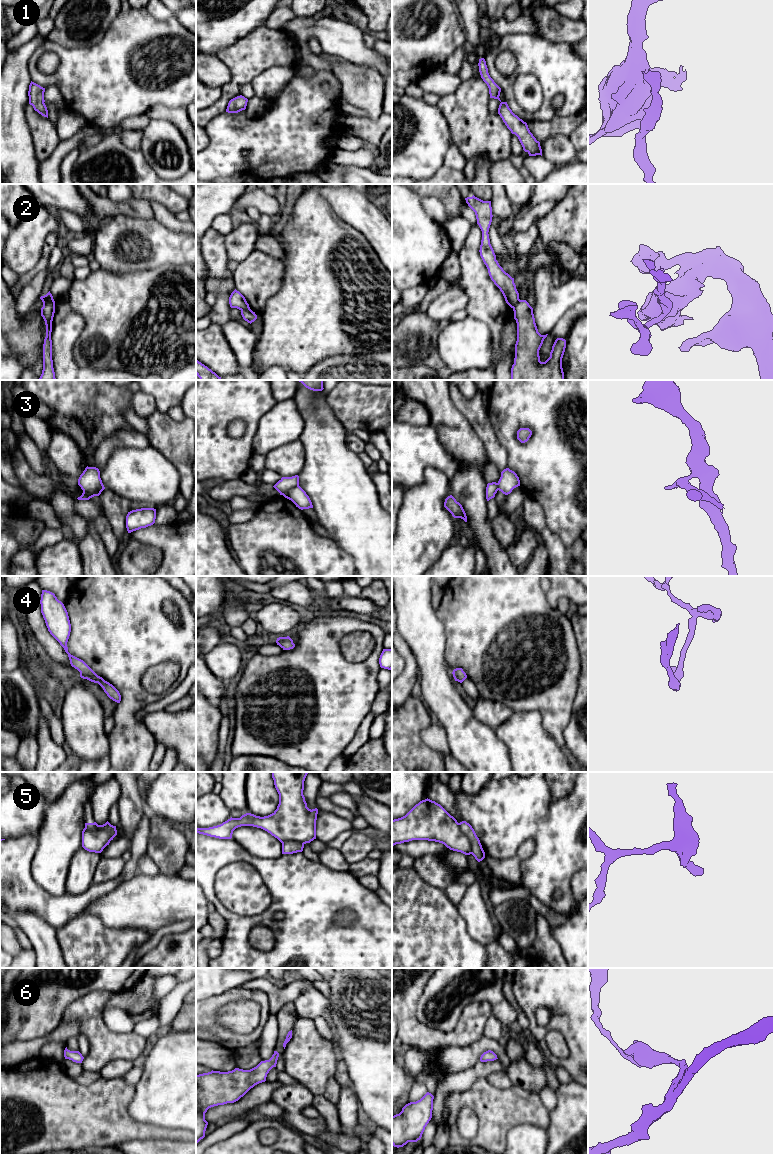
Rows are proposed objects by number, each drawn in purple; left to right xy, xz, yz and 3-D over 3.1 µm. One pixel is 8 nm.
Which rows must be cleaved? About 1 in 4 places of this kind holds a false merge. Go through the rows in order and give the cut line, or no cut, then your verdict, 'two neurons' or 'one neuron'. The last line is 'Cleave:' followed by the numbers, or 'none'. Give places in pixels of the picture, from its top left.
1: no cut | one neuron
2: xy (54, 301), (43, 305) | two neurons
3: xz (298, 484), (282, 494) | two neurons
4: no cut | one neuron
5: yz (457, 823), (468, 839), (472, 853) | two neurons
6: no cut | one neuron
Cleave: 2, 3, 5

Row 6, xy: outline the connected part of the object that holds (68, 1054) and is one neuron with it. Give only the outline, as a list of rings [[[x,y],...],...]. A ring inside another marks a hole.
[[[67,1047],[64,1050],[64,1057],[65,1059],[72,1060],[73,1062],[76,1063],[82,1063],[84,1057],[79,1051],[70,1051],[67,1049]]]

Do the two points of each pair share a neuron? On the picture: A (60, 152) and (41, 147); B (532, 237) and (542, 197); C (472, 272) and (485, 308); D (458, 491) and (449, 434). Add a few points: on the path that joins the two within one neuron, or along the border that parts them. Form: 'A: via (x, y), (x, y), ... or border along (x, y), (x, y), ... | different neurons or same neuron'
A: border along (61, 141), (54, 151), (40, 162) | different neurons
B: border along (538, 219), (527, 230), (516, 233) | different neurons
C: via (475, 281), (485, 299) | same neuron
D: via (469, 477), (469, 454), (463, 448) | same neuron

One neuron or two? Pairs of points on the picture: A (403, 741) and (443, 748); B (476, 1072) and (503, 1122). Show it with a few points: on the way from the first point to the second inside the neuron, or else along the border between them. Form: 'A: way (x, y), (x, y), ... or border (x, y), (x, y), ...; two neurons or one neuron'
A: border (431, 723), (422, 731), (421, 738), (442, 755); two neurons
B: border (485, 1077), (479, 1077), (467, 1089), (459, 1089); two neurons

